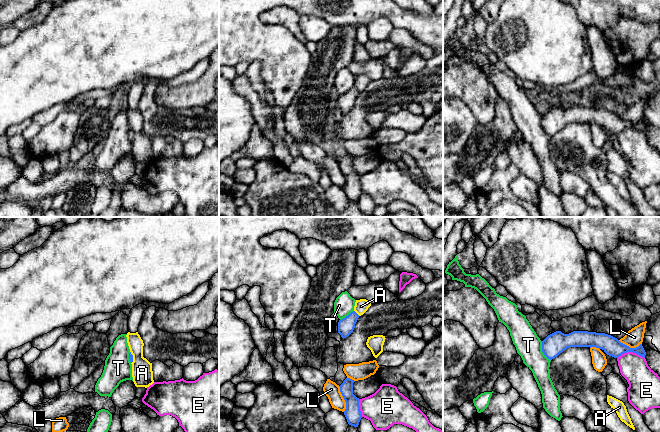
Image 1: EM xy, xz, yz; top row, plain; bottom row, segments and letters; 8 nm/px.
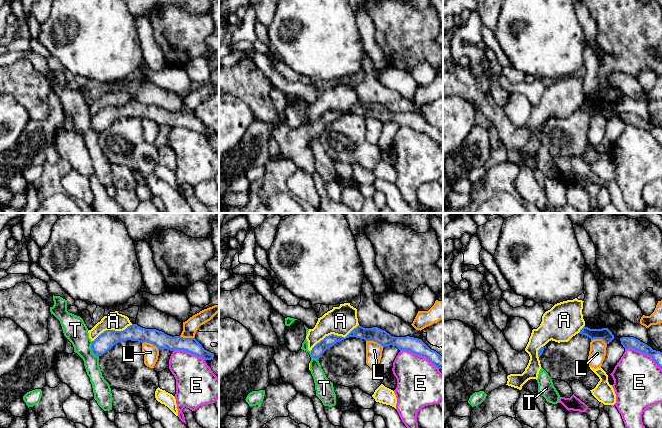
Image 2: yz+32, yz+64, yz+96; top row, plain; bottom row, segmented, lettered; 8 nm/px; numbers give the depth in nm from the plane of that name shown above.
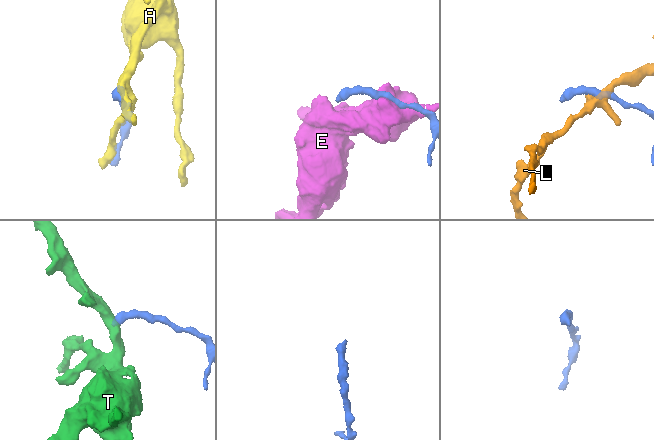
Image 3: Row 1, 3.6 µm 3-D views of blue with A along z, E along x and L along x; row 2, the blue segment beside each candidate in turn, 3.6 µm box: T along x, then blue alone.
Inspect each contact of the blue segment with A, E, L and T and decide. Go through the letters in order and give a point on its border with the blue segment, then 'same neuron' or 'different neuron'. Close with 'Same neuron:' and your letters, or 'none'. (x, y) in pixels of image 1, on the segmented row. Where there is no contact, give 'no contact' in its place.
A: contact xz (356, 313); different neuron
E: contact yz (630, 351); different neuron
L: contact xz (344, 399); different neuron
T: contact yz (542, 351); different neuron
Same neuron: none

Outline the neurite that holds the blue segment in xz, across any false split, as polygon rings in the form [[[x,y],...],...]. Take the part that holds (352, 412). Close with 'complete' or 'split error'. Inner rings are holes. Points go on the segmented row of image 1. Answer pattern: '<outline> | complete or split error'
[[[346,378],[339,387],[340,392],[346,402],[344,415],[347,419],[347,422],[351,426],[358,427],[362,418],[362,414],[359,406],[360,399],[353,394],[354,382],[354,380]]] | complete

